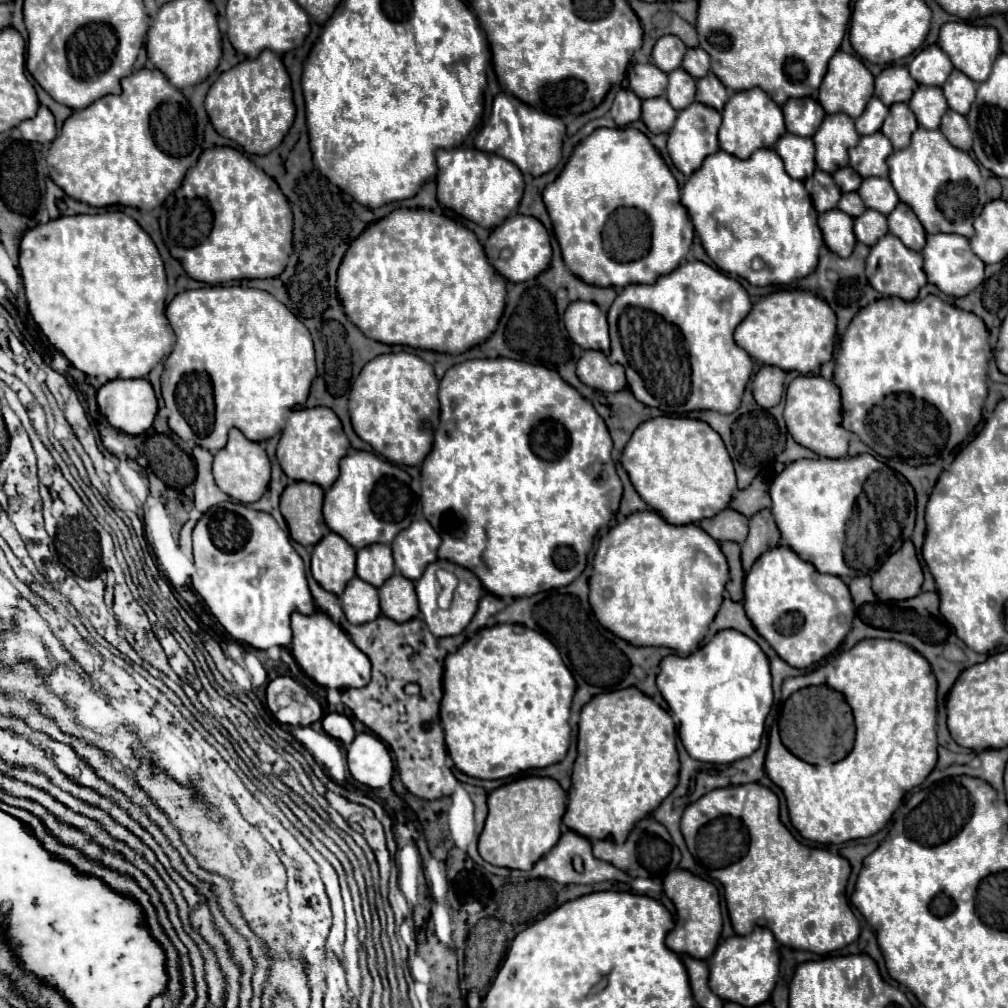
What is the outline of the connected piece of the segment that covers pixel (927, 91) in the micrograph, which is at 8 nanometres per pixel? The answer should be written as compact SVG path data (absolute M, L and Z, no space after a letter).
M918 86L916 94L908 102L910 110L916 114L916 120L920 126L928 130L936 130L940 126L940 118L944 110L948 110L946 98L942 94L942 88L938 86Z

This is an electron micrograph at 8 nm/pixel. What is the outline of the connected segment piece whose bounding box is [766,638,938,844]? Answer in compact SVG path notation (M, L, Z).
M864 640L854 648L840 652L824 666L794 678L786 678L782 684L782 694L788 698L792 692L812 686L826 684L838 692L842 692L852 706L856 720L856 744L852 752L828 766L812 766L800 758L796 758L782 744L776 732L770 732L770 744L766 752L766 774L774 784L784 790L788 800L788 810L792 824L806 838L820 844L842 844L854 838L868 838L882 830L891 820L895 810L902 802L904 794L916 788L926 780L938 760L936 735L936 678L932 674L930 662L910 646L896 640Z

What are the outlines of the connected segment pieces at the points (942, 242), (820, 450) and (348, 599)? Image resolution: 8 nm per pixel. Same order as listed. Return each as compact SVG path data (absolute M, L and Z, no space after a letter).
M928 234L926 236L926 246L922 250L924 256L924 272L928 276L928 282L938 286L948 296L964 296L970 294L982 280L984 280L984 262L972 252L968 246L968 238L960 234Z
M798 376L788 384L786 390L786 406L784 406L786 428L800 442L808 446L818 456L826 458L844 458L848 452L850 432L842 428L840 414L840 390L834 382L822 376Z
M354 576L348 582L344 594L340 596L340 602L342 602L342 610L348 622L352 624L370 622L380 614L378 590L372 584L360 580L358 576Z

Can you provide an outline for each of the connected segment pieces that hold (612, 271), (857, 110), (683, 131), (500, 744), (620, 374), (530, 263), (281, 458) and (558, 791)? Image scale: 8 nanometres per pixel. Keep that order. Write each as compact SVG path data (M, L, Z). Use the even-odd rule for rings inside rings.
M636 128L594 130L574 148L570 164L566 162L560 176L542 192L542 198L552 218L564 264L572 274L592 286L620 288L626 284L654 284L686 258L694 240L694 226L686 208L680 204L676 178L652 142ZM648 242L650 250L644 256L644 244Z
M838 50L828 64L828 72L820 84L818 102L824 106L824 110L828 114L836 114L836 112L844 112L850 118L858 118L864 112L864 106L868 102L868 98L874 92L874 76L872 72L864 66L864 62L854 56L854 54L846 54L842 50Z
M692 102L692 106L686 106L684 110L678 112L678 118L670 130L670 138L668 138L668 154L674 162L674 166L690 176L694 170L700 168L700 162L718 152L718 128L722 124L722 116L718 110L704 106L702 102Z
M498 624L478 630L444 660L444 698L440 704L440 720L446 734L446 748L456 768L474 778L498 780L530 768L544 768L560 762L570 744L568 720L576 688L560 652L540 632L516 624Z
M586 350L578 360L578 378L596 390L616 392L626 388L624 368L620 364L610 364L600 350Z
M514 214L506 218L500 226L496 226L484 244L486 256L492 262L492 266L504 274L510 282L526 282L536 278L540 272L544 272L550 264L552 258L552 248L550 248L550 238L544 228L544 224L534 218L534 216L524 216L524 214Z
M316 406L316 408L300 408L294 410L286 426L282 430L282 438L278 442L278 462L284 474L292 480L304 480L322 486L328 490L332 482L338 478L338 464L346 454L350 442L342 430L340 418L334 414L332 408Z
M526 776L508 782L488 794L488 818L478 840L480 856L494 864L516 870L530 870L560 840L566 792L554 778Z

